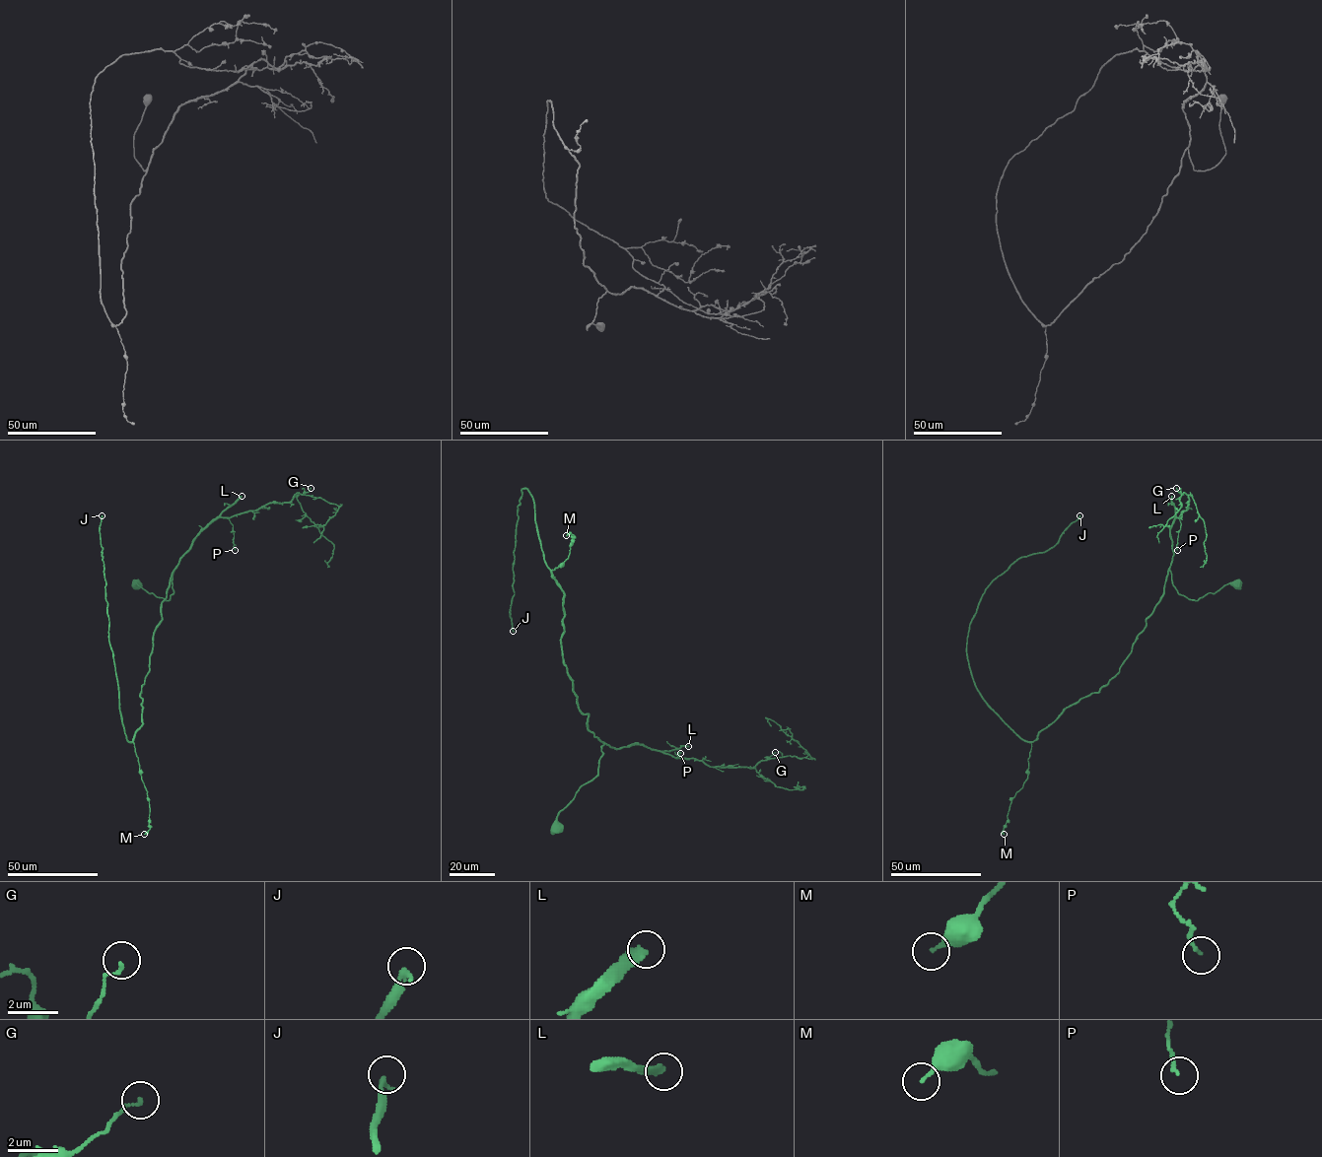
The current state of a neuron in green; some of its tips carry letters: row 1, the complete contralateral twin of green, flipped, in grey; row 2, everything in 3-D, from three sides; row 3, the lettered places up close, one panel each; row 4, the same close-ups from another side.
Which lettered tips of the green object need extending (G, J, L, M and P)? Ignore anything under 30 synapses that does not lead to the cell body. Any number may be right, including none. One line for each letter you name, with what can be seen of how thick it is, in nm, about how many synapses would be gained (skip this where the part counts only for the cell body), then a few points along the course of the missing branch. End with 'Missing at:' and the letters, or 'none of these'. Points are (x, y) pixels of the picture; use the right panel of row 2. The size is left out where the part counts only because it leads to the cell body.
J: calibre 280 nm; 250 synapses; course (1079, 515), (1090, 488), (1115, 463), (1125, 462), (1121, 449), (1142, 476), (1148, 465), (1136, 455)
L: calibre 360 nm; 160 synapses; course (1171, 496), (1178, 471), (1156, 462), (1134, 468), (1132, 476), (1148, 469)
Missing at: J, L

